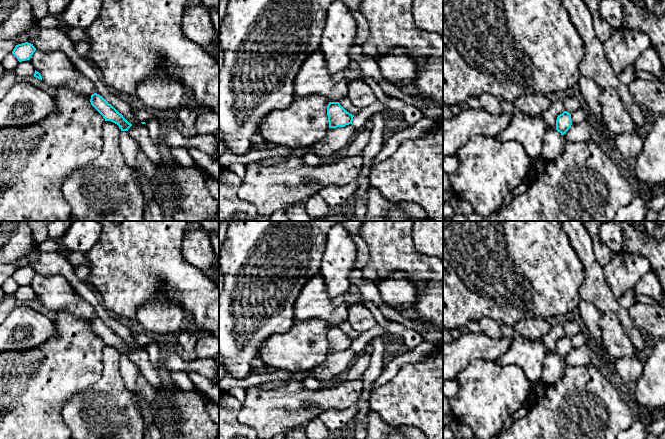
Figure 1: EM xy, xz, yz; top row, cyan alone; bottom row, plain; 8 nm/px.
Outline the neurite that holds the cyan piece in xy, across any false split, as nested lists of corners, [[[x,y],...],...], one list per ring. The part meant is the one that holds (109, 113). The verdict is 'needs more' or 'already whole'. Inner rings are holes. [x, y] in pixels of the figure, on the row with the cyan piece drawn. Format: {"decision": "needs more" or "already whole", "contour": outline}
{"decision": "already whole", "contour": [[[97,93],[91,95],[91,105],[103,116],[105,121],[111,121],[119,126],[121,131],[128,131],[132,126],[121,113]]]}

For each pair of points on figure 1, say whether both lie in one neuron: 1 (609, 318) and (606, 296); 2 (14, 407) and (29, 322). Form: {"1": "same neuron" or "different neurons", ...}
{"1": "different neurons", "2": "different neurons"}

